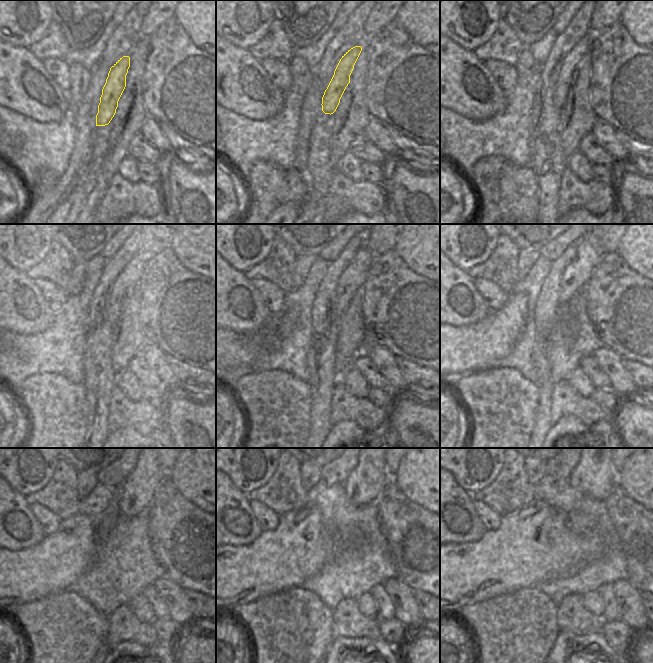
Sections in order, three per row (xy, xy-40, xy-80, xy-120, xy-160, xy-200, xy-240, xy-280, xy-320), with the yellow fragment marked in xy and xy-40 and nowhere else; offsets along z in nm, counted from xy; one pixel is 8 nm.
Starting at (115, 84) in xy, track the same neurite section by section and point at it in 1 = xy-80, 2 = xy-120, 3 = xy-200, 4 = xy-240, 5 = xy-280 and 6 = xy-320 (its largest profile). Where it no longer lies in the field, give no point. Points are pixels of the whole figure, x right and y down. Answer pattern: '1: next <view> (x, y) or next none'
1: next xy-80 (573, 60)
2: next xy-120 (127, 281)
3: next xy-200 (588, 251)
4: next xy-240 (135, 495)
5: next xy-280 (364, 485)
6: next xy-320 (594, 476)

